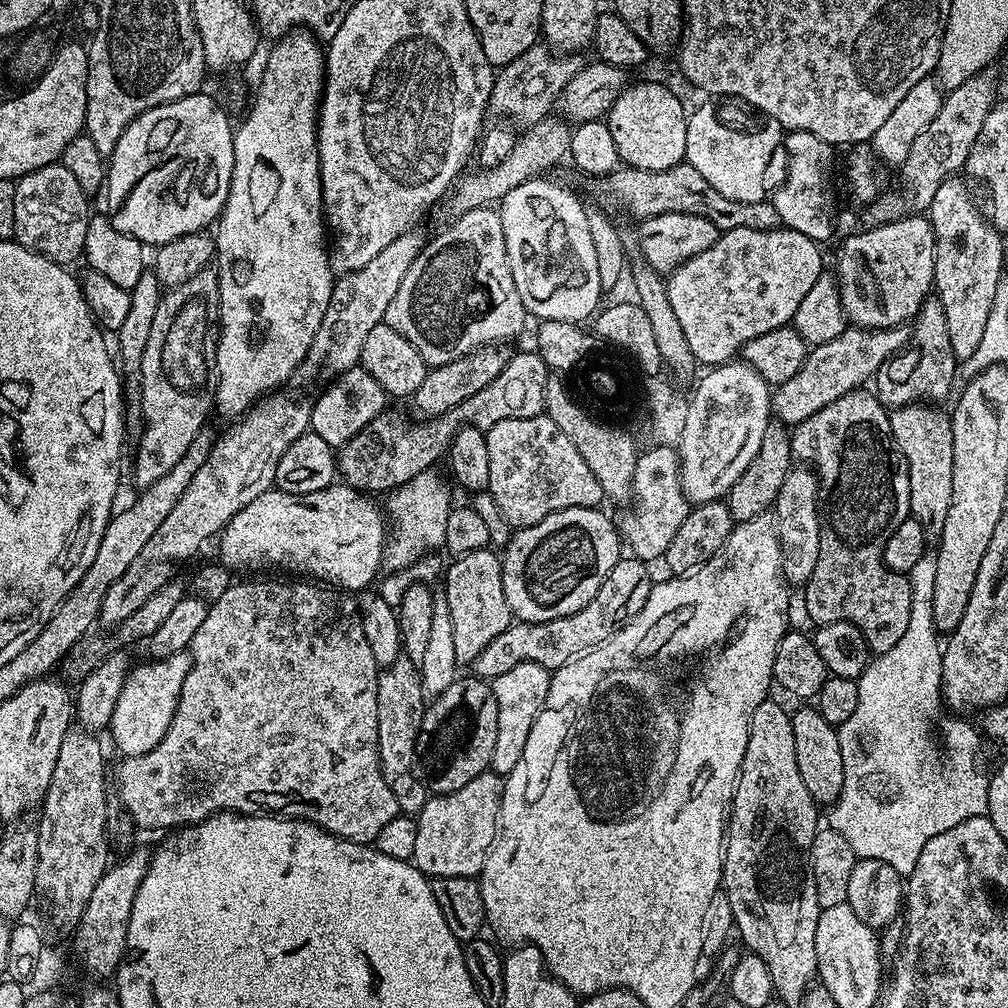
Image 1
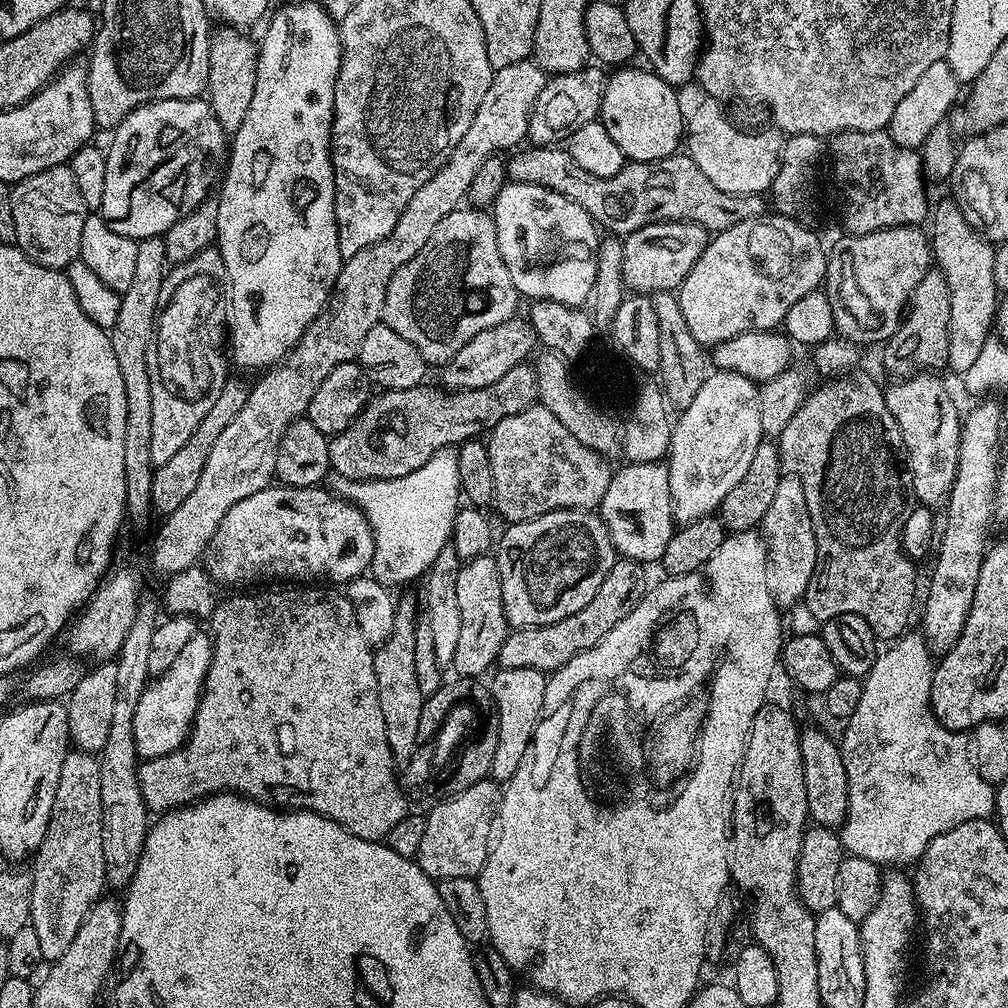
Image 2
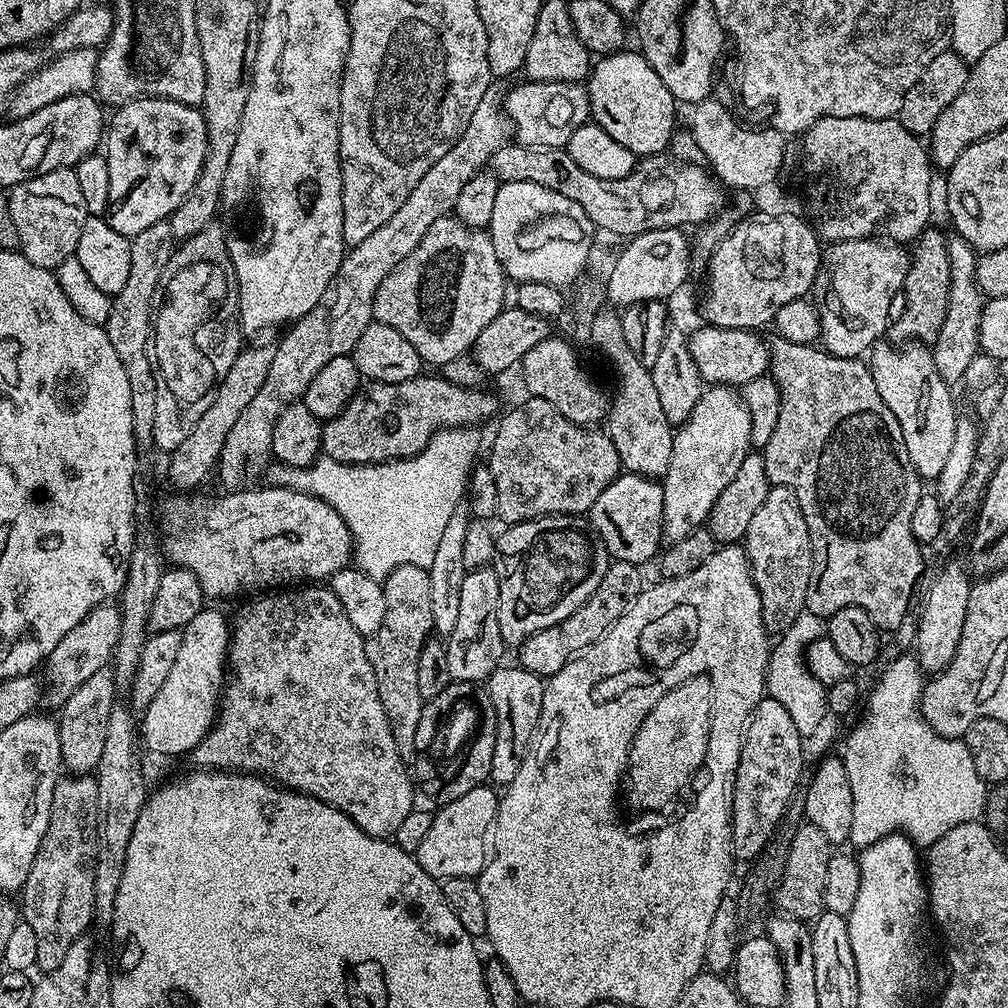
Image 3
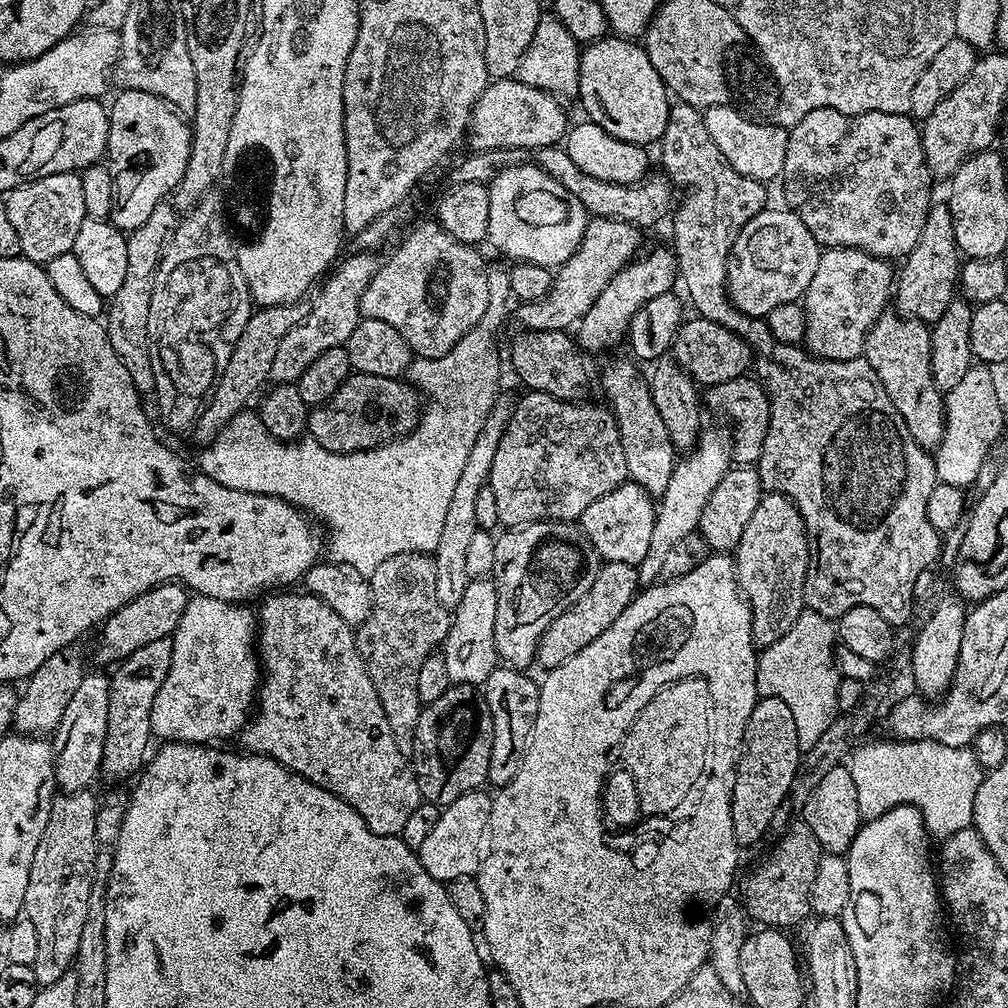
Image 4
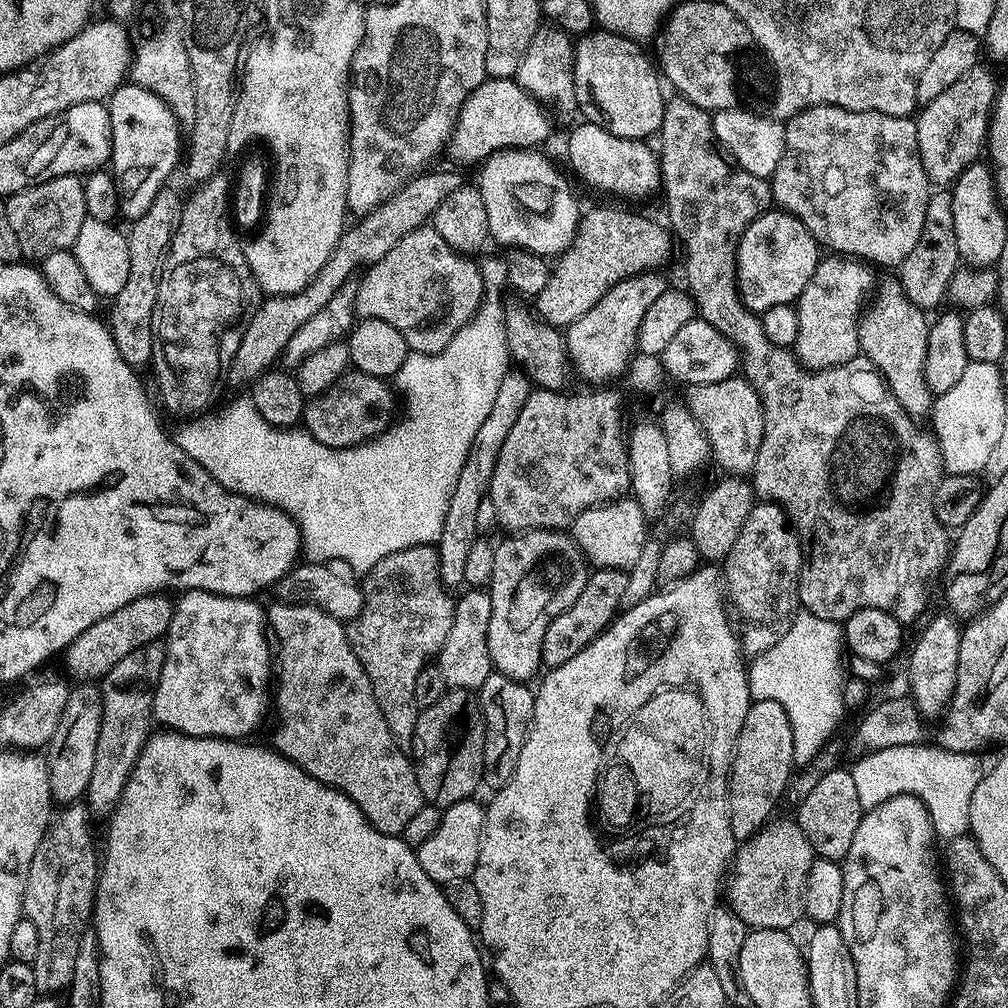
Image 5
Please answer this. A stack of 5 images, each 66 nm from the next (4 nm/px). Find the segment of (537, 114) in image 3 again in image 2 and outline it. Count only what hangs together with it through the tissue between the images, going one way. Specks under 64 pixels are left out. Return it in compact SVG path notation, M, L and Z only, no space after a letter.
M585 66L579 72L571 72L565 76L552 76L545 83L532 109L532 117L528 119L527 139L533 145L555 145L563 141L573 128L591 124L599 117L600 103L603 100L606 85L606 72L603 67L592 67Z

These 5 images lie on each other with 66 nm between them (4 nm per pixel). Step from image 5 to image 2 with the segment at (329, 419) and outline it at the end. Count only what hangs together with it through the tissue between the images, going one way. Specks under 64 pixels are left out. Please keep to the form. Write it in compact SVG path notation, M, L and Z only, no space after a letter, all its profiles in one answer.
M531 363L514 366L494 386L478 390L435 392L429 386L406 390L384 390L373 395L358 418L328 441L330 468L346 480L389 480L402 478L418 466L426 466L438 450L459 446L466 440L483 437L502 418L518 414L537 403L538 382Z

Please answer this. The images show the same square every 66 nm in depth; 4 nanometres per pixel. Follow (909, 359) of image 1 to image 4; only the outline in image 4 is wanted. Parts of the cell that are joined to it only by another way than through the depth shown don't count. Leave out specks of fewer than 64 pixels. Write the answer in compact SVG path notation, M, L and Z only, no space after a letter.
M933 202L928 207L922 234L918 242L914 242L914 250L903 257L899 265L901 268L898 268L898 296L900 292L900 306L905 311L903 313L907 317L922 320L929 326L942 318L946 306L950 306L957 295L961 263L962 253L954 238L954 218L947 203Z

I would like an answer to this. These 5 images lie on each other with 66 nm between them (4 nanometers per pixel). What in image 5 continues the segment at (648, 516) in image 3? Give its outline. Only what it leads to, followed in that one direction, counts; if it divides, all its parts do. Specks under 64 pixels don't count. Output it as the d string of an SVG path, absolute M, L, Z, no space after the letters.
M621 498L610 504L599 504L596 508L578 514L572 523L570 535L589 565L596 568L622 568L634 566L642 546L650 538L649 523L642 510L632 498Z

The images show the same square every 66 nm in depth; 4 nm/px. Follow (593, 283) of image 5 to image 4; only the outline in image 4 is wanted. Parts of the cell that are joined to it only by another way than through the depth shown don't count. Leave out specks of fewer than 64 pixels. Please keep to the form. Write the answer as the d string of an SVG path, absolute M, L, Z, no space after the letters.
M601 216L589 219L578 250L574 250L571 258L555 269L548 293L538 301L521 303L517 312L515 309L514 316L517 316L524 323L525 329L533 332L562 332L571 329L571 324L573 327L583 318L586 310L590 310L590 306L594 306L598 294L602 294L602 290L606 290L610 278L614 278L626 265L637 259L638 253L641 251L640 236L642 236L641 229L630 222L622 222L614 218L602 218Z

